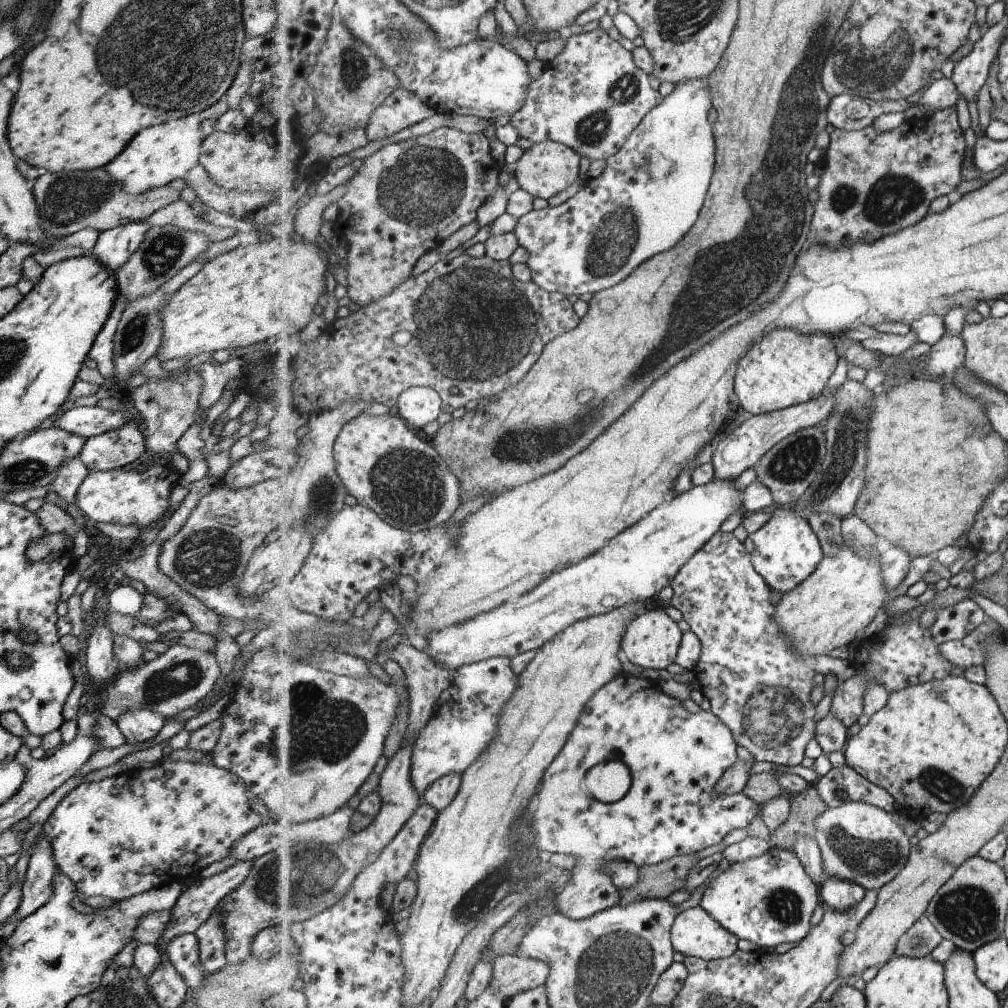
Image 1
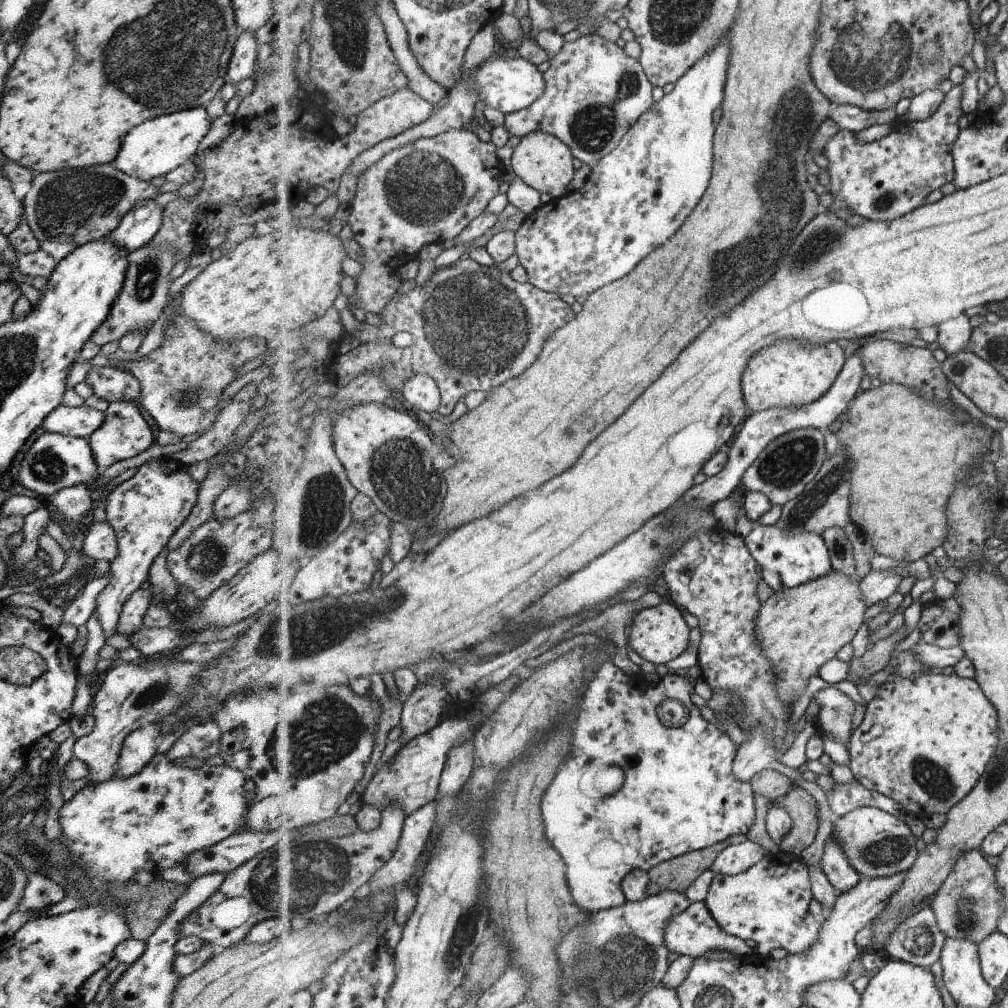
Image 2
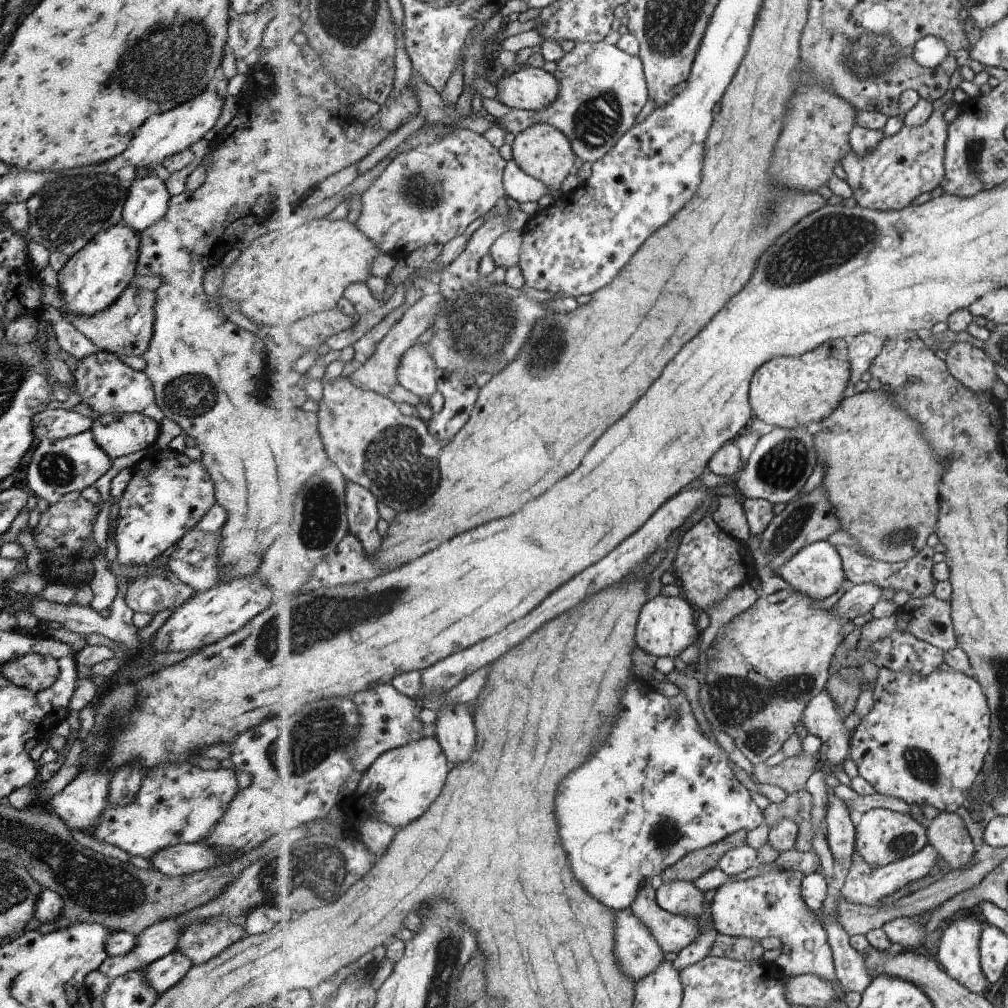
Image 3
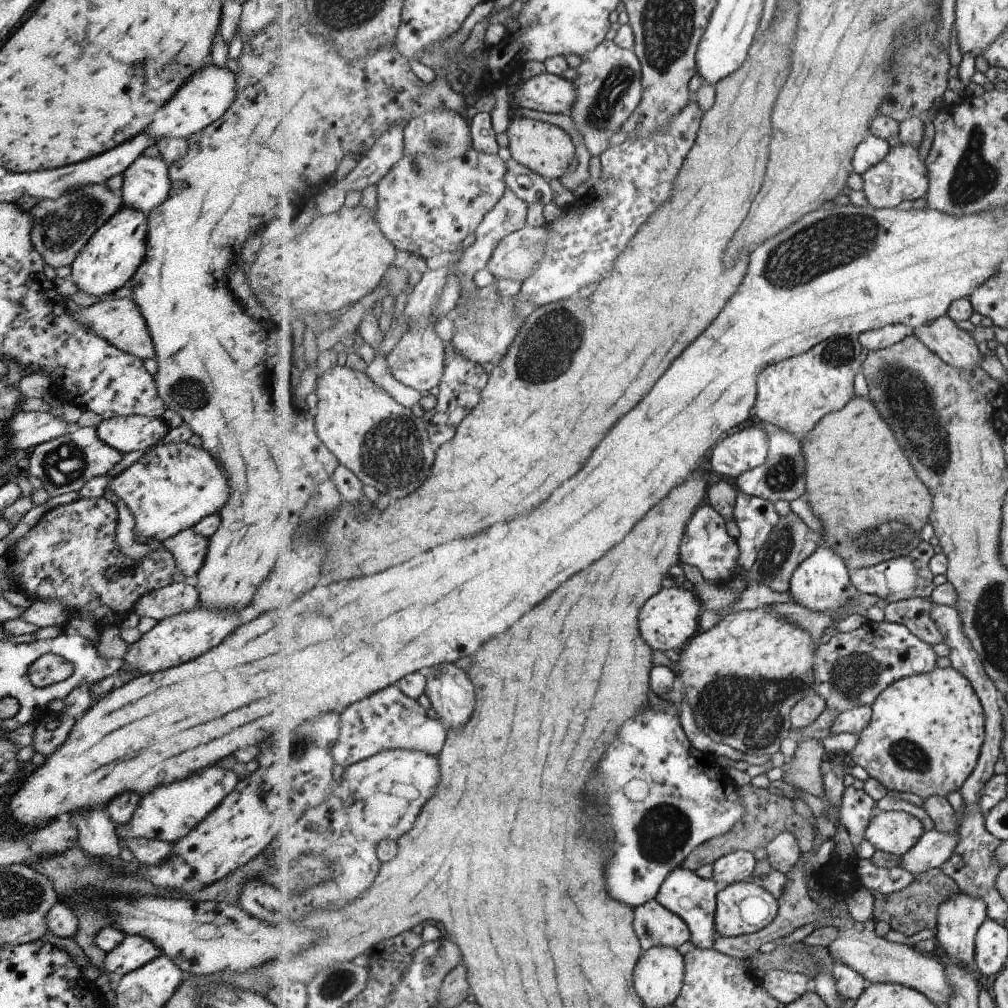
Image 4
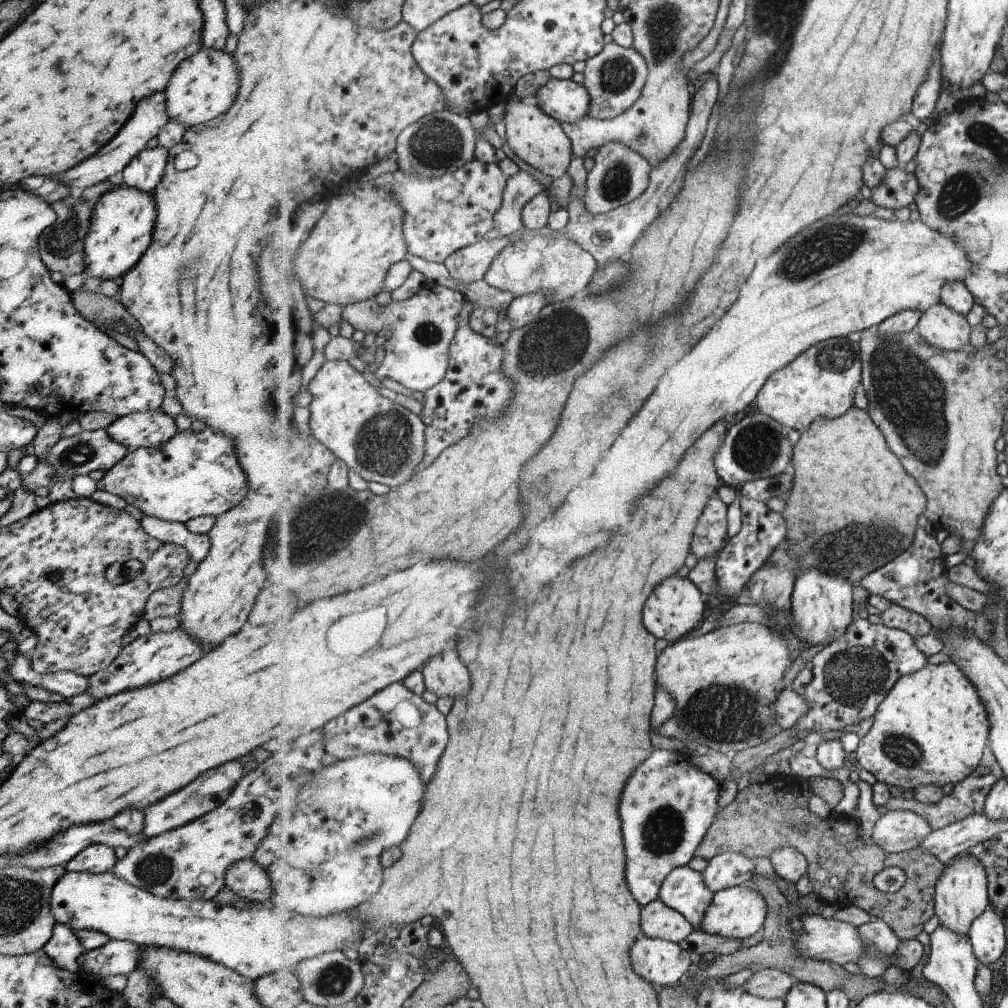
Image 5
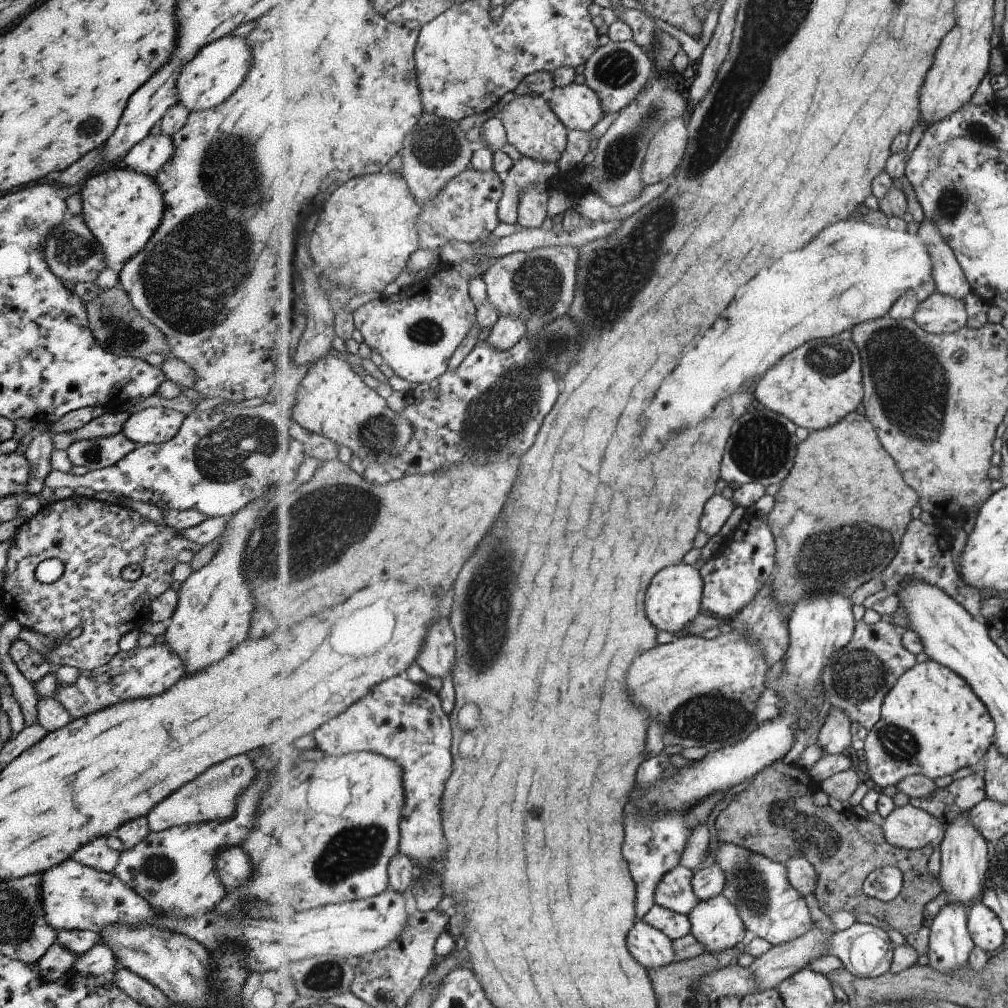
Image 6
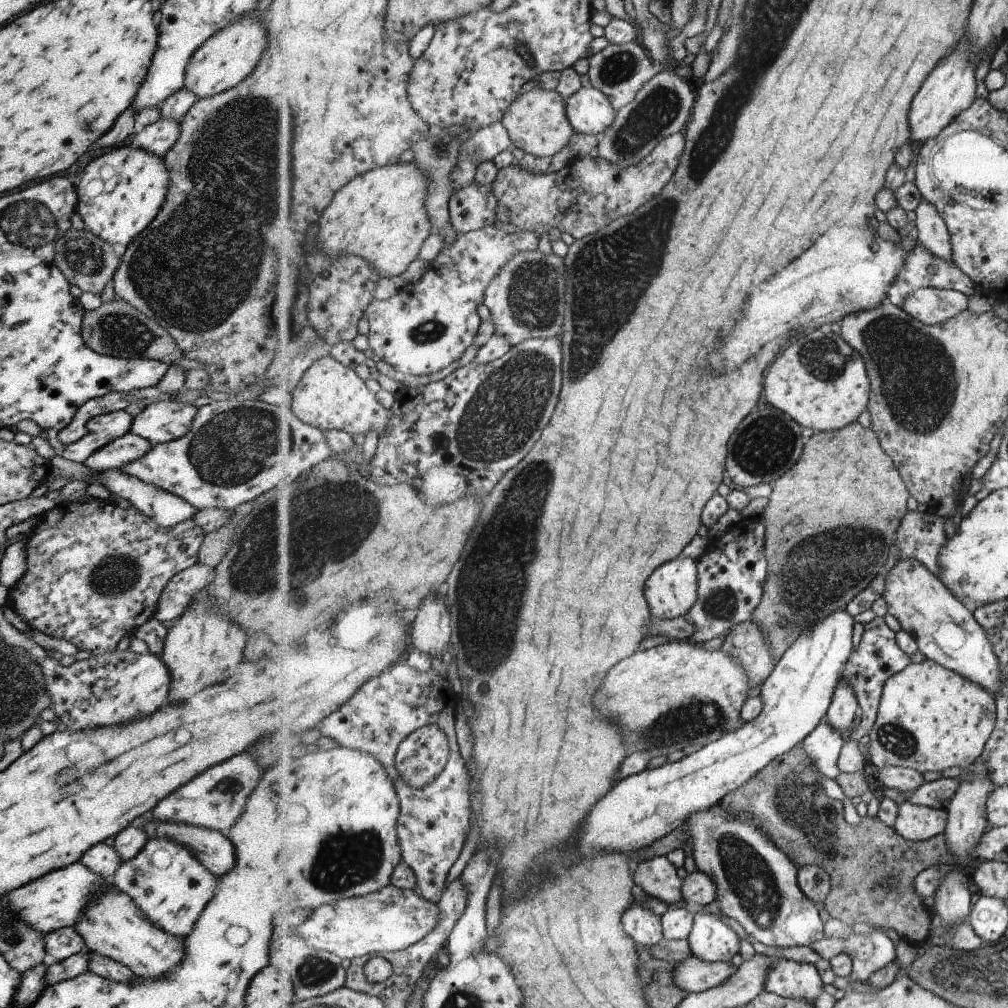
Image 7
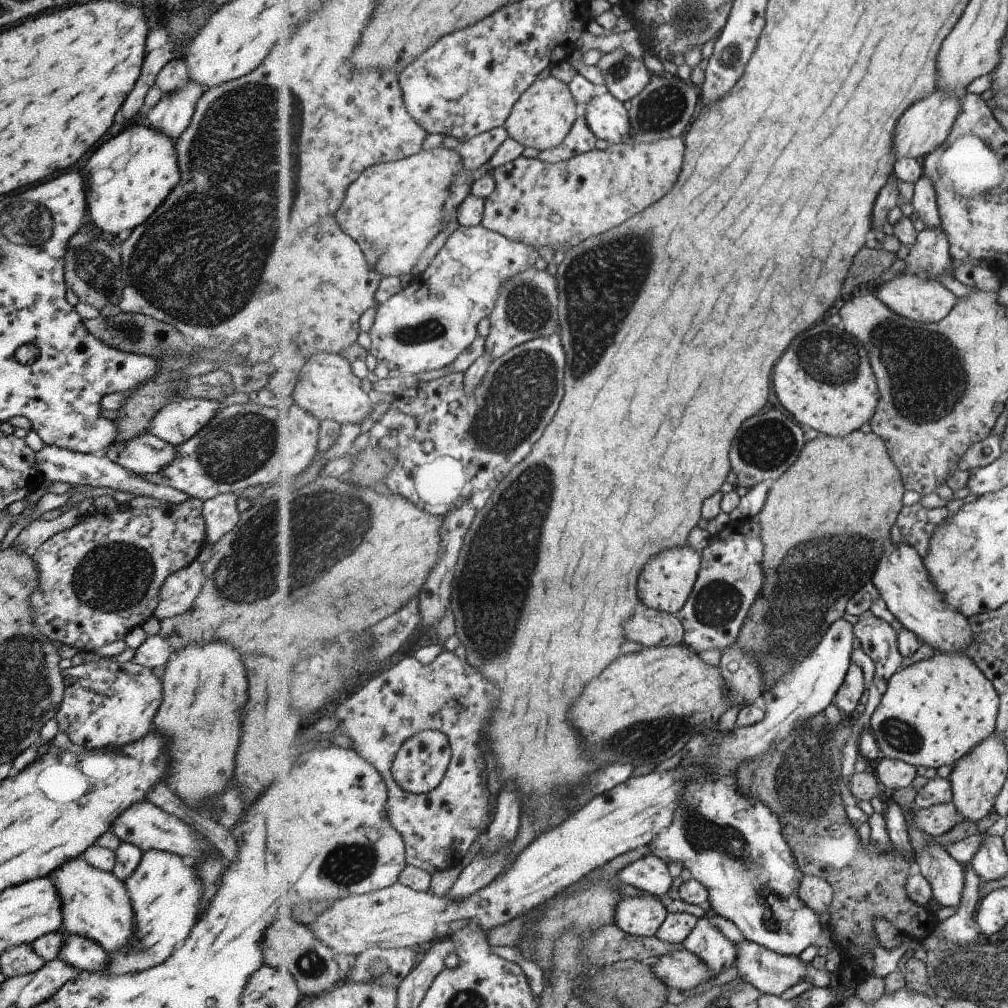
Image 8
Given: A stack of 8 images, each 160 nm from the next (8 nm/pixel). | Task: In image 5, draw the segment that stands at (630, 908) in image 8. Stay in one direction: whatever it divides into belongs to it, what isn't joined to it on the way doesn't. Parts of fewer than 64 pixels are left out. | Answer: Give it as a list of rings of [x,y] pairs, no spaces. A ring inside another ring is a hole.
[[[644,932],[637,937],[630,953],[634,969],[643,979],[655,984],[657,990],[678,986],[689,975],[694,960],[694,956],[676,942],[651,938]]]

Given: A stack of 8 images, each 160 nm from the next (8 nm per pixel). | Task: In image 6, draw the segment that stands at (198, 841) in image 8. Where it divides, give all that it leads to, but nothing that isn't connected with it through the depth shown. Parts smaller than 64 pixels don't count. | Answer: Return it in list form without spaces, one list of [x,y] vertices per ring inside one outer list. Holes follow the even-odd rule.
[[[239,845],[221,849],[214,856],[214,867],[221,884],[229,891],[242,885],[252,871],[248,856]]]

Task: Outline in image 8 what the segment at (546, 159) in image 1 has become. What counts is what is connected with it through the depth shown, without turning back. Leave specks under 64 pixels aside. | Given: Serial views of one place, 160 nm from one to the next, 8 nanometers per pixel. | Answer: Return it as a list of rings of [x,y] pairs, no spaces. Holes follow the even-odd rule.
[[[550,75],[535,82],[527,93],[515,104],[504,128],[510,138],[517,140],[523,147],[531,147],[543,152],[563,144],[578,121],[582,109],[573,98],[570,87],[563,80]]]

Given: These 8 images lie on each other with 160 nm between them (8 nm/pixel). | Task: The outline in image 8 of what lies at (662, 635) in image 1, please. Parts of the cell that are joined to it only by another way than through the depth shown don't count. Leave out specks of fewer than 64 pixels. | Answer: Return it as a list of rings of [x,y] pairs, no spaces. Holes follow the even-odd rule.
[[[689,545],[677,546],[677,548],[669,548],[661,552],[657,558],[651,558],[651,562],[647,562],[643,574],[639,576],[641,601],[651,608],[657,608],[669,614],[679,614],[679,610],[687,604],[695,588],[701,569],[702,554]]]

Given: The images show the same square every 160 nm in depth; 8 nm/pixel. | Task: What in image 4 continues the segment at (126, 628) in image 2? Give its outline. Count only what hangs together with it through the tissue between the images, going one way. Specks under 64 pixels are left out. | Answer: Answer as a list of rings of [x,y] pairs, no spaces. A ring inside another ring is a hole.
[[[117,499],[114,505],[117,513],[114,541],[121,554],[131,559],[131,565],[135,566],[149,549],[145,544],[139,544],[133,540],[134,518],[127,505],[121,499]],[[171,582],[163,588],[145,593],[132,610],[139,617],[151,617],[157,622],[183,611],[190,611],[198,602],[194,586]]]

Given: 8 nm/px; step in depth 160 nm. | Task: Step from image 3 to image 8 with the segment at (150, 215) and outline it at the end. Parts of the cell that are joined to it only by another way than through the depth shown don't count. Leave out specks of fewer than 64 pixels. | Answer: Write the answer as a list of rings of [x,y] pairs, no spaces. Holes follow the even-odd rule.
[[[189,80],[183,88],[171,94],[162,94],[157,104],[151,106],[143,122],[175,142],[190,124],[195,102],[204,90],[199,84]]]

